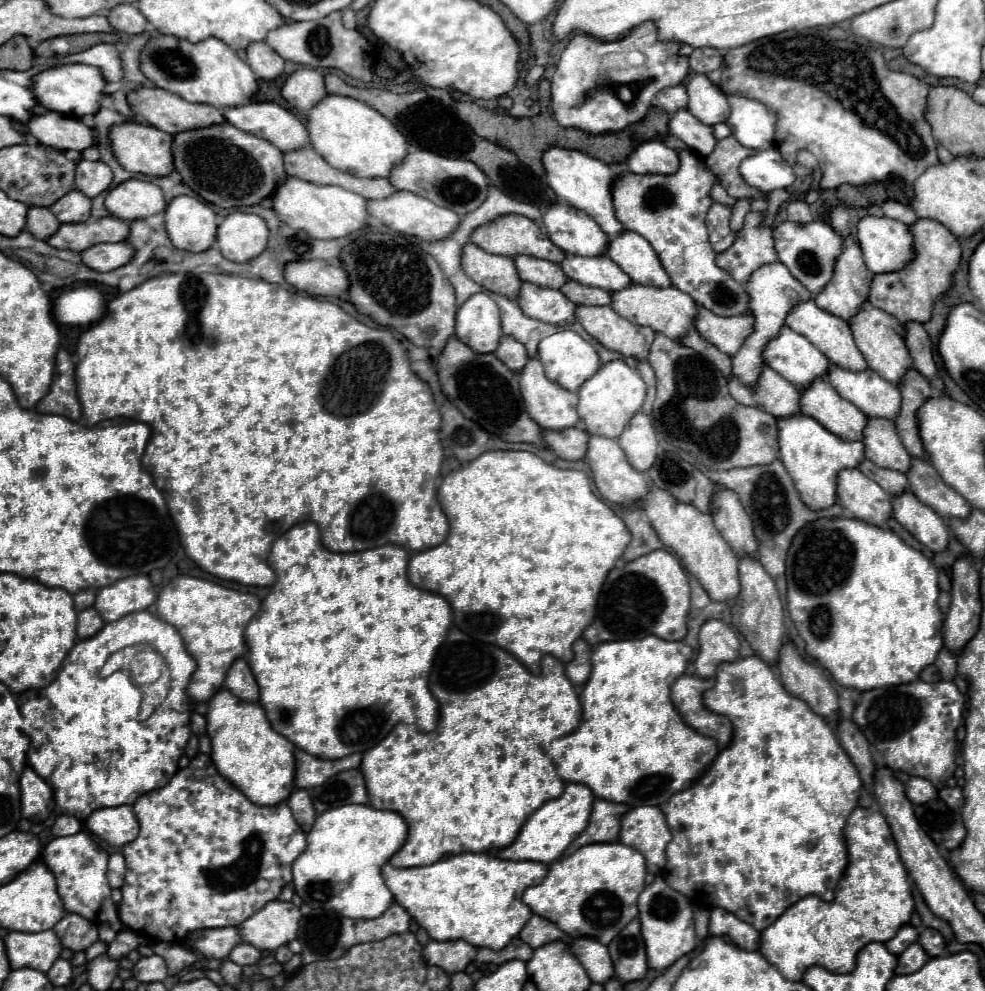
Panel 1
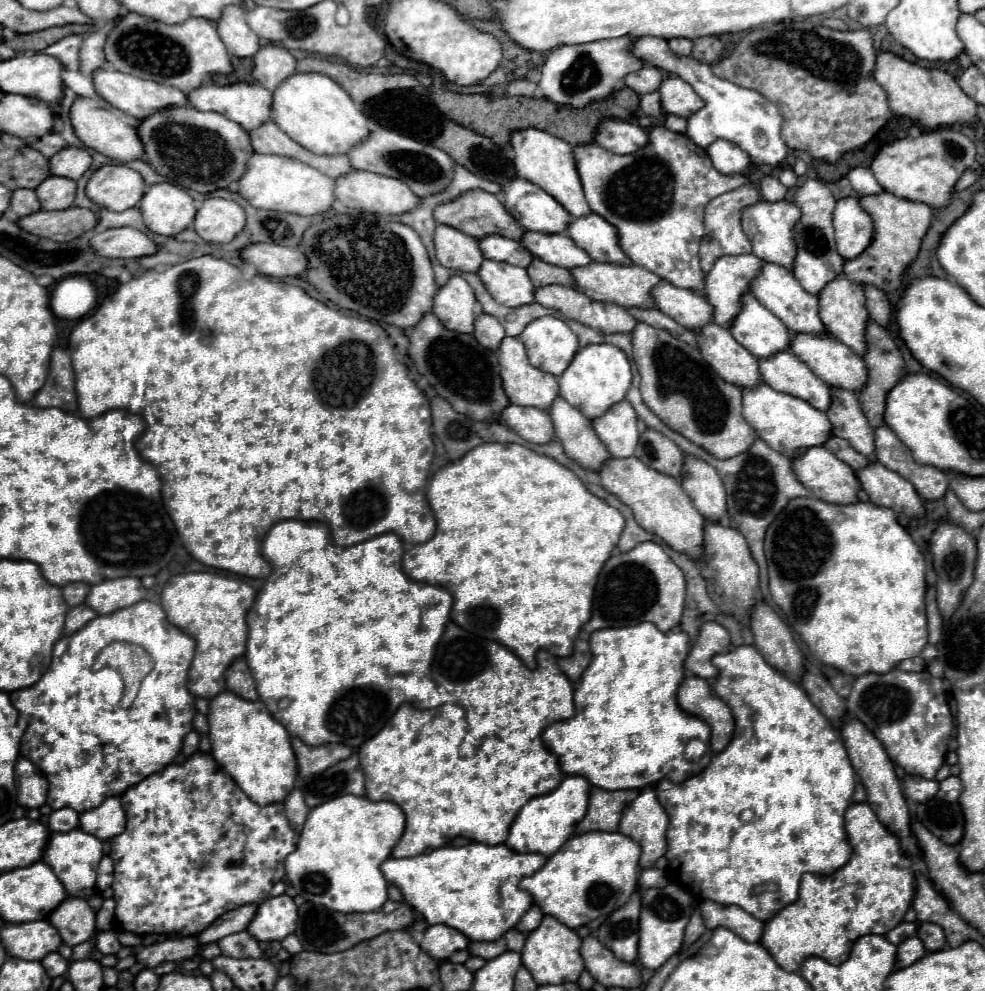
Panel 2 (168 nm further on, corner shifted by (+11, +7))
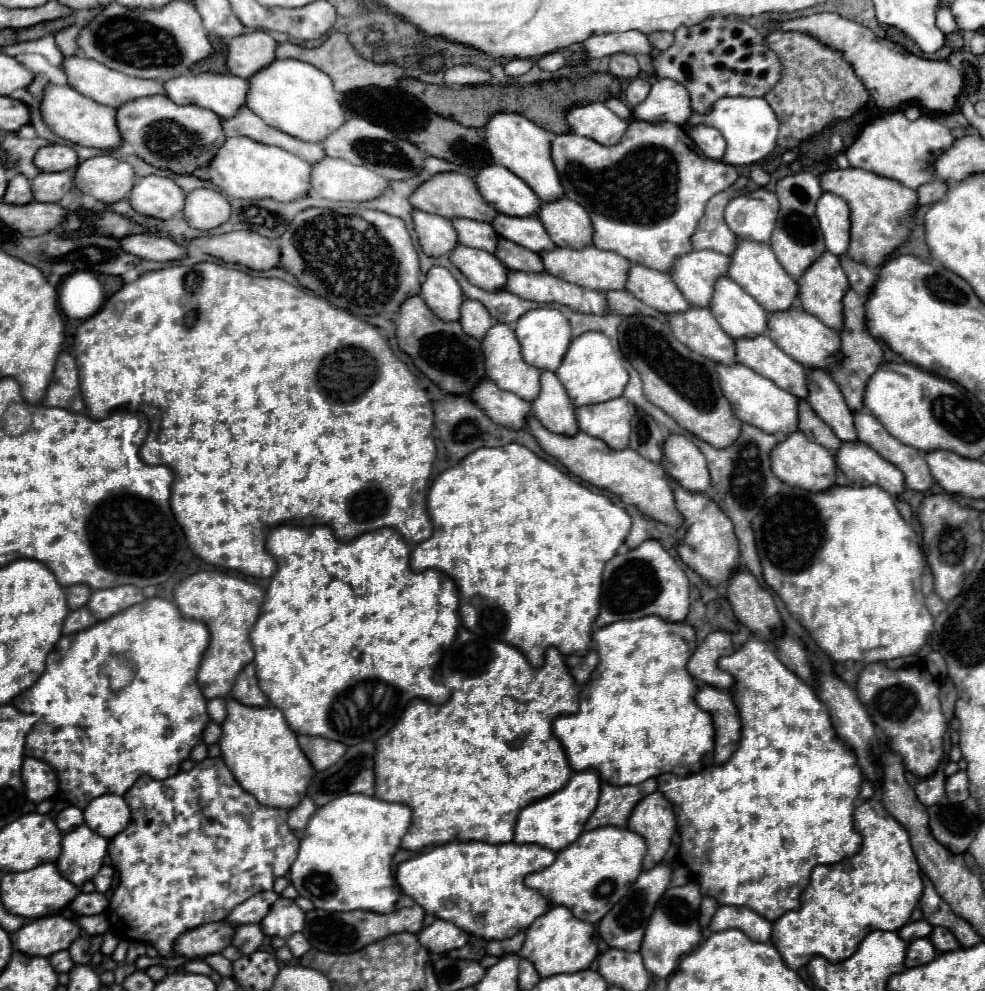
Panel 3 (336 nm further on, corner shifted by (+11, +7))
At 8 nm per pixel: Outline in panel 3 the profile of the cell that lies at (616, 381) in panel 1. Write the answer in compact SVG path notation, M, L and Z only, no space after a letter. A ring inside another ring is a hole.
M586 331L570 341L570 347L556 369L556 375L560 383L564 385L572 405L590 405L600 401L610 401L614 397L620 397L626 383L628 383L628 371L622 365L620 355L614 351L610 339L600 331Z

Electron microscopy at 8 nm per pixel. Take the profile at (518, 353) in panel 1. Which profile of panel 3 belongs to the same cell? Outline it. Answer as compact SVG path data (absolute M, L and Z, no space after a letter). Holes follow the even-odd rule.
M464 299L460 305L460 325L470 337L482 339L488 331L488 325L492 325L492 317L488 317L488 309L484 309L480 301Z

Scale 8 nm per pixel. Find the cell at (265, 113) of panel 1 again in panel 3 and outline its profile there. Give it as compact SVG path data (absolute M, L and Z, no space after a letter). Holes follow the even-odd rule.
M196 73L196 75L178 75L162 81L166 97L178 105L198 105L214 111L218 117L232 117L240 105L244 105L244 93L248 91L248 81L242 77L232 77L230 73Z

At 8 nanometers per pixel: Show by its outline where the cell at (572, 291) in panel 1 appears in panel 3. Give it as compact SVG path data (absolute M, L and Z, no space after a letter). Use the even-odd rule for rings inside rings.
M504 237L498 239L498 247L494 253L508 269L516 269L516 271L528 271L528 273L540 273L544 271L544 265L540 261L540 257L530 251L524 249L522 245L516 245Z

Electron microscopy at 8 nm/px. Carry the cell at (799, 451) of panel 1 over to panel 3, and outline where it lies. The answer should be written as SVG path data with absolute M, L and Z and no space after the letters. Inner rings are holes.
M716 363L718 383L722 389L722 395L730 401L736 417L744 423L756 425L758 429L764 429L766 433L794 433L796 431L796 405L798 399L792 397L792 393L780 389L774 385L774 381L758 375L756 371L748 369L746 365L734 363L734 365L722 365Z

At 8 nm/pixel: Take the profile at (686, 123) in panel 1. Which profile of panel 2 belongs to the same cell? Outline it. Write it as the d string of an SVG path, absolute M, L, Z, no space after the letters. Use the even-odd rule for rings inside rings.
M648 93L640 97L640 109L654 119L664 119L666 113L662 111L662 103L660 103L660 93Z

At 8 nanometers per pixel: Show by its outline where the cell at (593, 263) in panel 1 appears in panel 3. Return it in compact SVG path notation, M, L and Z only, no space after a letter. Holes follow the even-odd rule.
M498 213L490 225L504 239L510 239L534 253L544 249L554 249L552 239L548 237L544 225L540 225L536 217L510 217Z

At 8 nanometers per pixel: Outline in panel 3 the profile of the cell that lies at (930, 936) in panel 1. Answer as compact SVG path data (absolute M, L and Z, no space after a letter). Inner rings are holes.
M934 927L932 933L930 933L930 941L932 941L932 945L934 945L940 953L944 953L944 951L954 951L954 949L960 947L960 943L956 941L956 937L954 937L948 929L944 929L944 927Z

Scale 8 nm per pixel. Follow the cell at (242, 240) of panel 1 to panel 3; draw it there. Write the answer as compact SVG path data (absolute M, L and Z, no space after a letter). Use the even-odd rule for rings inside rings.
M194 189L186 195L182 217L186 223L200 231L210 231L228 221L230 205L216 189Z

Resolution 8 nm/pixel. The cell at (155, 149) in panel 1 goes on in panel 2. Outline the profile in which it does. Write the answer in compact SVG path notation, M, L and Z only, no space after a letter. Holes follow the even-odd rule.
M78 97L76 103L70 109L72 125L76 135L82 139L82 143L118 163L130 163L134 159L140 159L144 155L144 145L140 141L140 135L136 127L140 127L140 121L126 115L124 111L108 105L106 101L94 101L86 97Z

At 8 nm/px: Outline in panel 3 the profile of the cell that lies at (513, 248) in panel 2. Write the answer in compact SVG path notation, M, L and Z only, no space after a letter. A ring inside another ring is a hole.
M454 217L452 225L458 233L458 241L466 247L476 247L484 249L488 253L496 251L498 245L498 235L490 227L490 223L480 223L474 219L464 219L464 217Z

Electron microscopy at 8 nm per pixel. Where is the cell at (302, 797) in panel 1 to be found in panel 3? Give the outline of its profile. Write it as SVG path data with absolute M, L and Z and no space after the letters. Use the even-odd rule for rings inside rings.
M306 797L298 807L294 807L292 811L288 811L288 825L292 831L296 831L298 837L304 835L304 829L306 829L306 823L308 819L314 815L316 811L316 805L310 797Z

